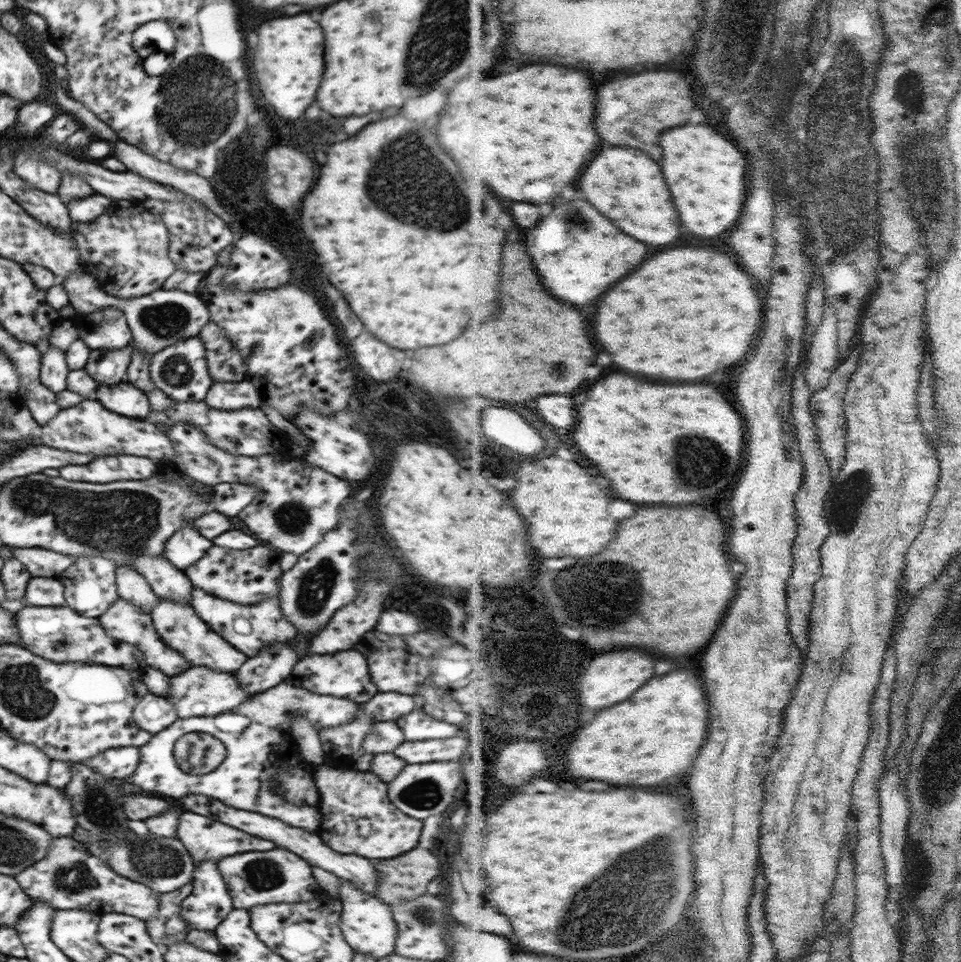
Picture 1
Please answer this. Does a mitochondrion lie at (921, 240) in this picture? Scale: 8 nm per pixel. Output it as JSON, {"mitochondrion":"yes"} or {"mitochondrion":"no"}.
{"mitochondrion":"yes"}

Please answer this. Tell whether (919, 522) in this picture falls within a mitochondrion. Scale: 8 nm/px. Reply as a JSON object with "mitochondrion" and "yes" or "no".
{"mitochondrion":"no"}

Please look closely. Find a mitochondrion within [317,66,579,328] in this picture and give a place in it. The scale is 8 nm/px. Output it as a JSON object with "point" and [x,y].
{"point":[402,179]}

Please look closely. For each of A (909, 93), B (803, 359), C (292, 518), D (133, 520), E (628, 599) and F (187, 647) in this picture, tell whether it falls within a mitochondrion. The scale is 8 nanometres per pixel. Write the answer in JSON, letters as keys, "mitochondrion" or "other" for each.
{"A":"mitochondrion","B":"other","C":"mitochondrion","D":"mitochondrion","E":"mitochondrion","F":"mitochondrion"}

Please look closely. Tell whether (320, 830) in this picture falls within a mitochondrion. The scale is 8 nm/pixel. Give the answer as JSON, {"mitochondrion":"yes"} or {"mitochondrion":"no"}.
{"mitochondrion":"no"}

